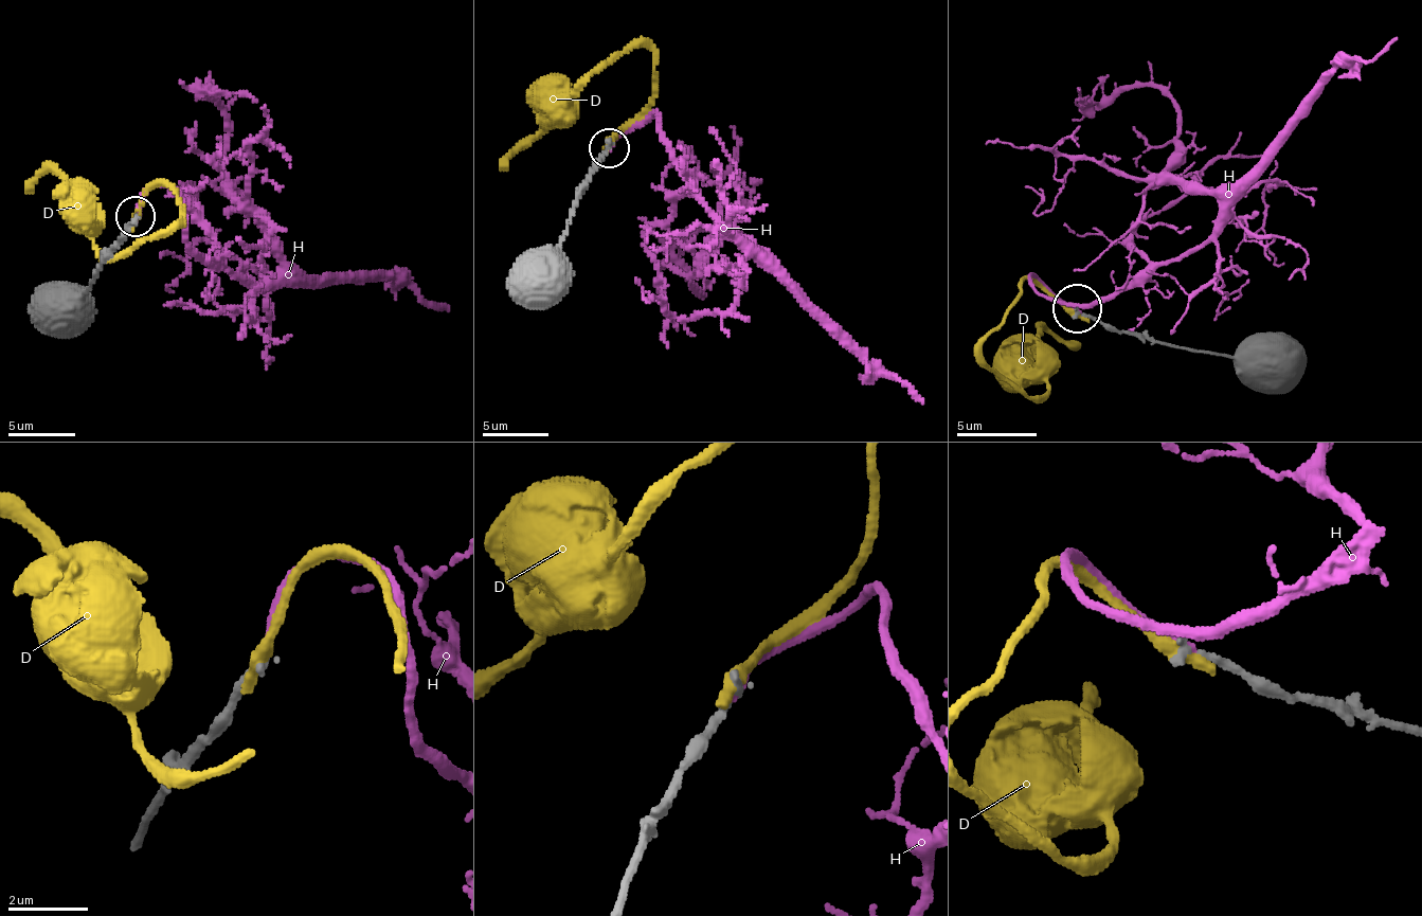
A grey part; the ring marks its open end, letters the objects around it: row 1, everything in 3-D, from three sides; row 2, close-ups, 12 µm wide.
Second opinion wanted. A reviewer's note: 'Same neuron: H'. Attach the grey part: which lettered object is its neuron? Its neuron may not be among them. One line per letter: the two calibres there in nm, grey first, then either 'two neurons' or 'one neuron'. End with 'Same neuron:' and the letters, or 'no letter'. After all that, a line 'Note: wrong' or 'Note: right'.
D: 190/400 nm | two neurons
H: 190/240 nm | one neuron
Same neuron: H
Note: right

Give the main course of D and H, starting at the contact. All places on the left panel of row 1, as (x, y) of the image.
D: (136, 219), (140, 203), (160, 184), (174, 190), (180, 211), (178, 223), (113, 256), (96, 248), (76, 209)
H: (136, 219), (170, 186), (195, 259), (248, 282), (277, 272), (218, 164), (218, 99), (202, 93), (256, 101)

